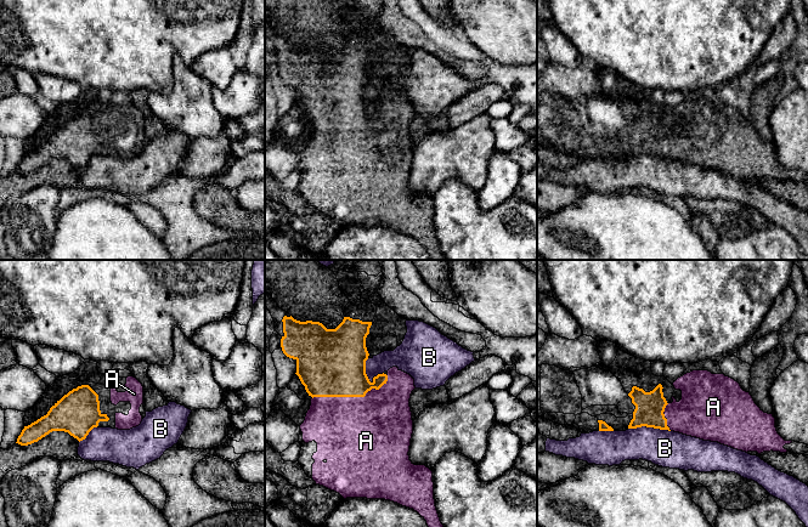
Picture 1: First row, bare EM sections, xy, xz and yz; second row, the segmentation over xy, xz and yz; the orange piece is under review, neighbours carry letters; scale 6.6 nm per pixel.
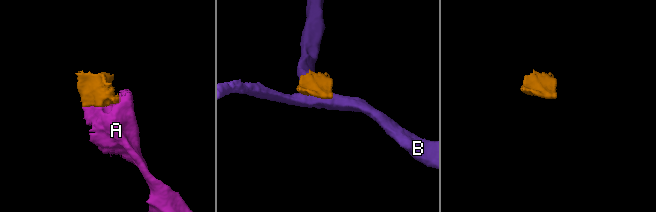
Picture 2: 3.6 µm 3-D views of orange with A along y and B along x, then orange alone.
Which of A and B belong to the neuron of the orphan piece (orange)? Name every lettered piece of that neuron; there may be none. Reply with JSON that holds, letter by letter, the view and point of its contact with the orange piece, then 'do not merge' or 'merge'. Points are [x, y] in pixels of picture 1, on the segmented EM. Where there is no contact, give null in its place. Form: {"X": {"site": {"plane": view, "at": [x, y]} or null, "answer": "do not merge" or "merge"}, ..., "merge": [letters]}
{"A": {"site": {"plane": "xz", "at": [351, 396]}, "answer": "merge"}, "B": {"site": {"plane": "yz", "at": [649, 426]}, "answer": "do not merge"}, "merge": ["A"]}

